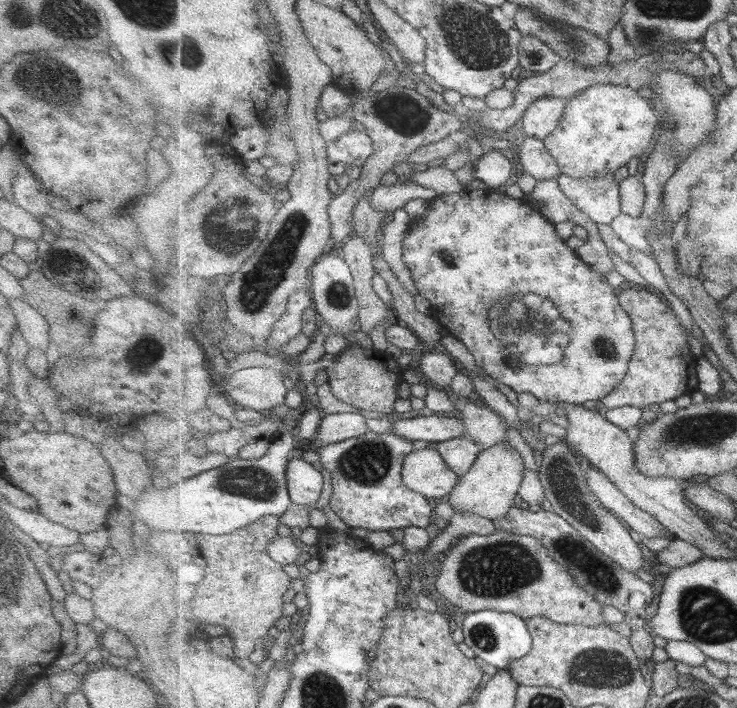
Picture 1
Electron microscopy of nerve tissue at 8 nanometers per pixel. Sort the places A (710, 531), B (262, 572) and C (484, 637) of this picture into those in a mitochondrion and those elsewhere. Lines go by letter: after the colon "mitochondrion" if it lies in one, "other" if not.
A: other
B: other
C: mitochondrion

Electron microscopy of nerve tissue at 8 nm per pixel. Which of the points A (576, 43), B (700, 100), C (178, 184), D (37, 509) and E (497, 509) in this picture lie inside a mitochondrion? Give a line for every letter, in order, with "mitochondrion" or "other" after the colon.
A: mitochondrion
B: other
C: other
D: other
E: other

